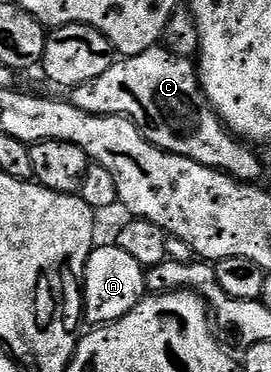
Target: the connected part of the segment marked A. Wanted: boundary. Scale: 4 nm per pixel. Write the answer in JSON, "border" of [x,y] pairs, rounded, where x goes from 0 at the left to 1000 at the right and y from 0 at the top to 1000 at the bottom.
{"border":[[[424,653],[358,656],[310,712],[303,747],[306,849],[317,855],[321,871],[339,879],[365,879],[461,852],[539,796],[535,731],[531,715],[509,707],[509,696],[465,685],[465,675],[439,669]]]}

